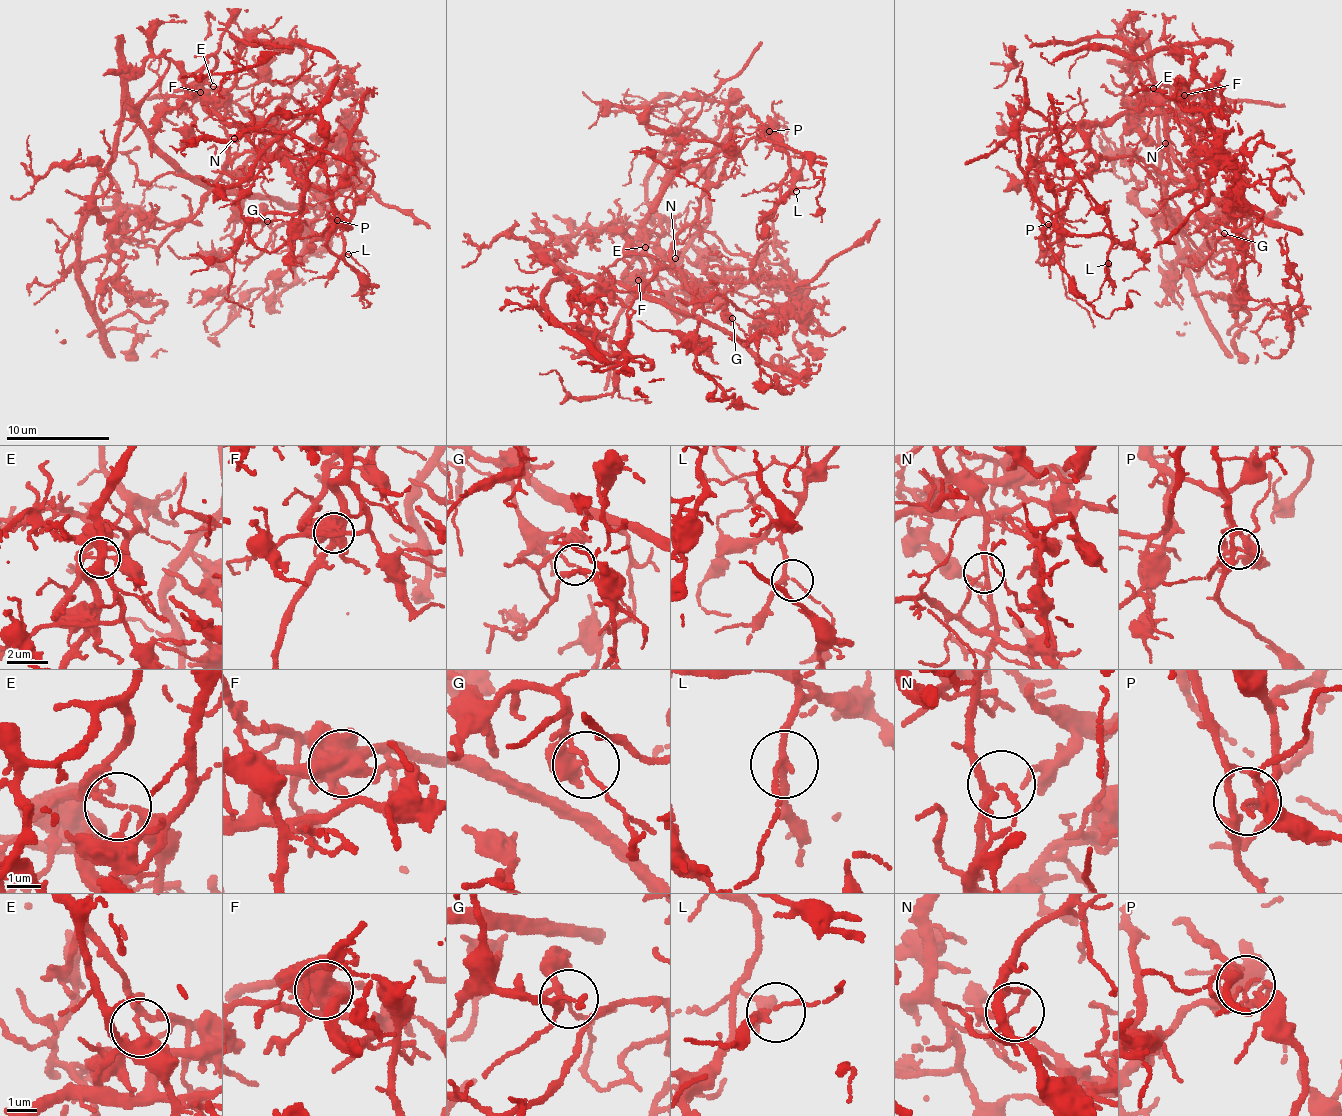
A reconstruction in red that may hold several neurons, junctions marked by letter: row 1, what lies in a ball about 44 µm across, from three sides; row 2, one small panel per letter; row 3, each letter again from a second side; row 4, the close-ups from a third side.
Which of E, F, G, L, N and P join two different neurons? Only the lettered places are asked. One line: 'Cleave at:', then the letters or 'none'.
Cleave at: E, F, G, N

